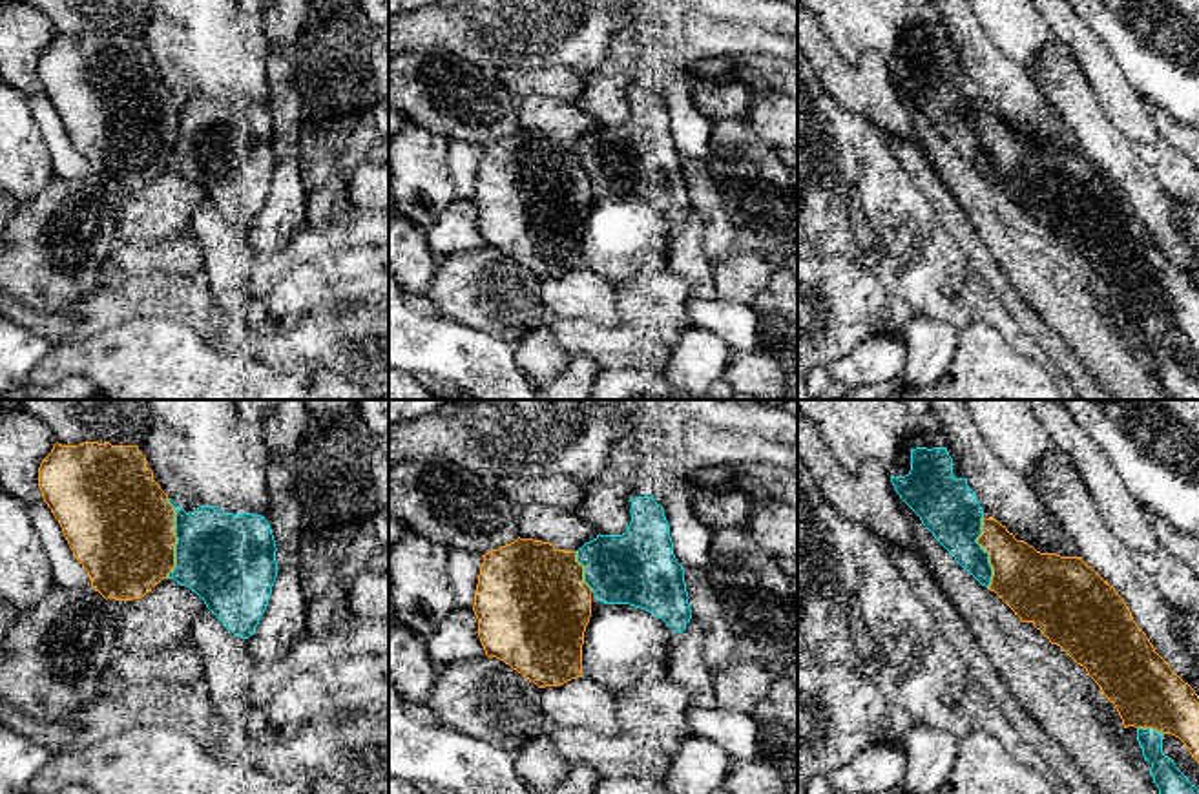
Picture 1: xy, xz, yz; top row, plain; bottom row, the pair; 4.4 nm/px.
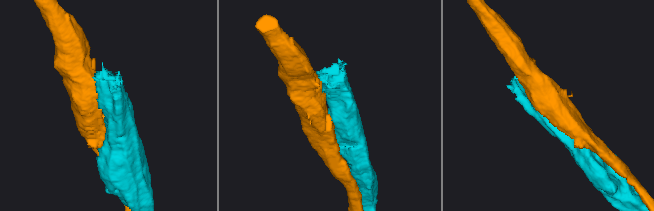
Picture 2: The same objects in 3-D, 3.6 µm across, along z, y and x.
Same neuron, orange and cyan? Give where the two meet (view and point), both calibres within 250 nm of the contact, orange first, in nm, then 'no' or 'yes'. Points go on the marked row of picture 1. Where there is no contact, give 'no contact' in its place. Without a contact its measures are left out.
meets orange in xy at (176, 539); 480 nm thick on the orange side, 400 nm on the other; no

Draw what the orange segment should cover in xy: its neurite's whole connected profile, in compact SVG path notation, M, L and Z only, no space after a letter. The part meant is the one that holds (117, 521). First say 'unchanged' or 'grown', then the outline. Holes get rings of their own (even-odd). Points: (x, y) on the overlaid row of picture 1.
unchanged; M55 444L38 467L44 502L106 601L142 599L175 568L175 507L137 445Z

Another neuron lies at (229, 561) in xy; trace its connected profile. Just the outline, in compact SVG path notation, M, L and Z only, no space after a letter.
M172 498L168 502L175 507L177 537L175 568L168 579L195 591L226 630L248 639L266 610L277 577L277 548L270 524L261 515L223 513L217 506L199 506L186 513Z

